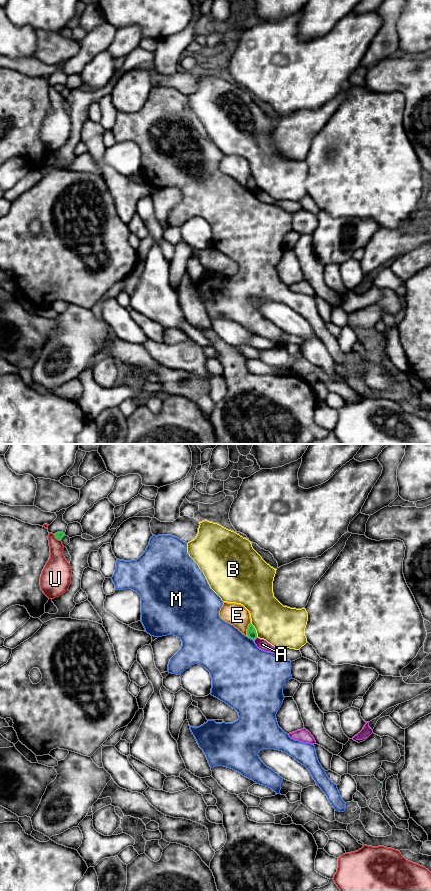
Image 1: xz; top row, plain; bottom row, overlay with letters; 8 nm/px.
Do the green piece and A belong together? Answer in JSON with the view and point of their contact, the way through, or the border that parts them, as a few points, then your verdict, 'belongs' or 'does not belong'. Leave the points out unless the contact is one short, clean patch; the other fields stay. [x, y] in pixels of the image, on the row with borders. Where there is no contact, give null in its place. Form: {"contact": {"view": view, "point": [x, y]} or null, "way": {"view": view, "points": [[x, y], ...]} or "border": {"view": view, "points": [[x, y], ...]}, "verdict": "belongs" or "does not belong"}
{"contact": {"view": "xz", "point": [255, 638]}, "border": {"view": "xz", "points": [[257, 637], [253, 640]]}, "verdict": "does not belong"}

